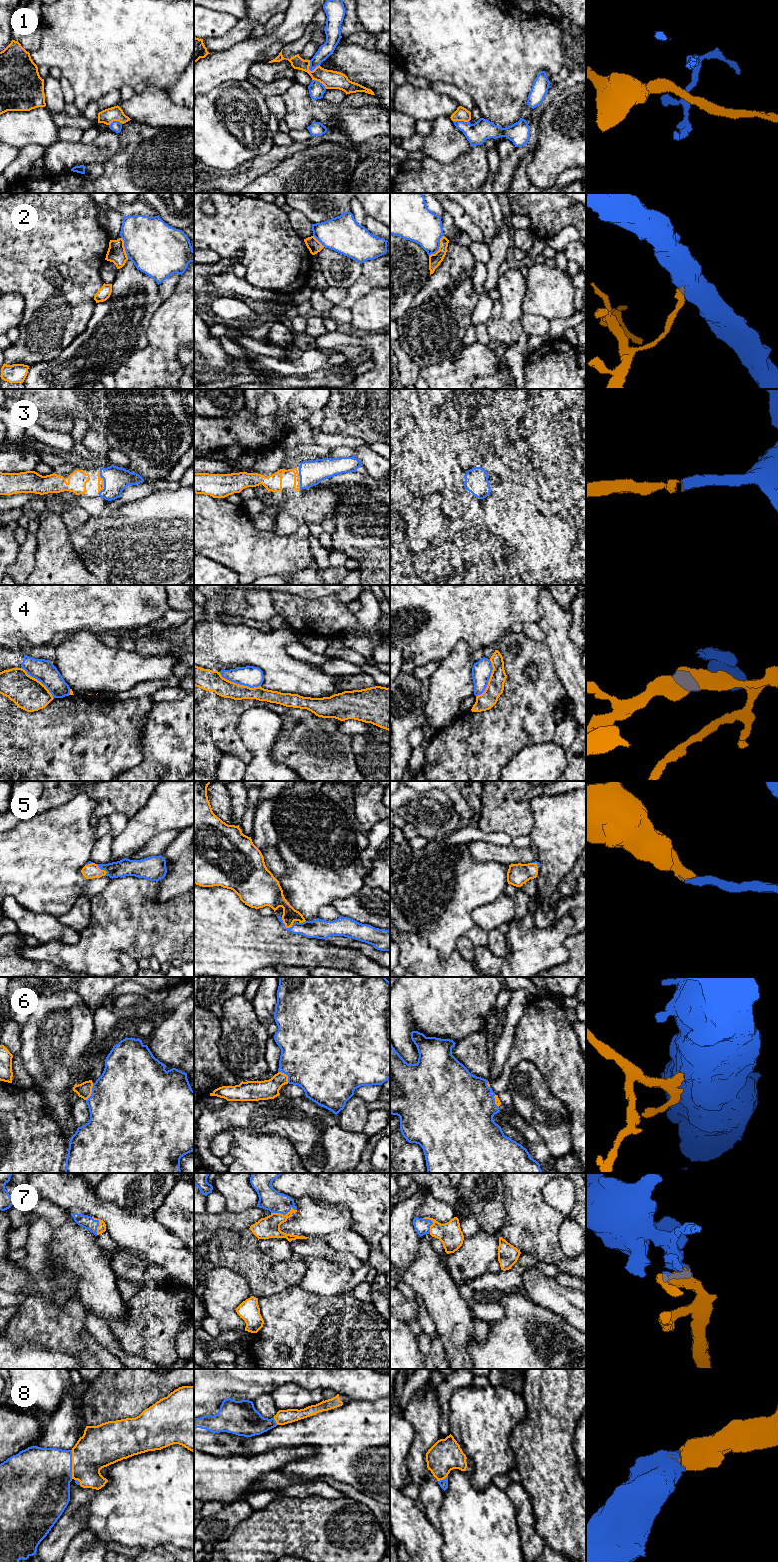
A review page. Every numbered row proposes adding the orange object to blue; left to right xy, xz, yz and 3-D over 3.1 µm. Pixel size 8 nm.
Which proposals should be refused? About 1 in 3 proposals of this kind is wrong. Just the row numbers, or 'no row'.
1, 2, 4

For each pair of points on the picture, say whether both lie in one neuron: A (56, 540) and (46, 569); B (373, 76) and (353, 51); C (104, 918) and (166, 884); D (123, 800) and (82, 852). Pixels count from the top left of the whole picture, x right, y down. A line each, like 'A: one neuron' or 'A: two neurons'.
A: one neuron
B: one neuron
C: two neurons
D: two neurons

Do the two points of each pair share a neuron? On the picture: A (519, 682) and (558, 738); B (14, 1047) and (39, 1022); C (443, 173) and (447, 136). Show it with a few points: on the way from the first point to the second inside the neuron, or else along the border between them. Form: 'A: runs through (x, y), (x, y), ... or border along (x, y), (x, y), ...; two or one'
A: border along (566, 715), (556, 727), (555, 733), (550, 740); two
B: border along (21, 1027), (19, 1035), (20, 1051), (18, 1053); two
C: border along (465, 151), (447, 163), (426, 157); two

